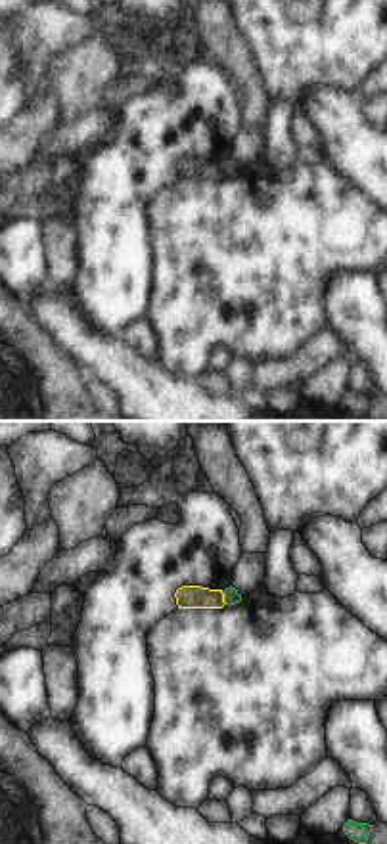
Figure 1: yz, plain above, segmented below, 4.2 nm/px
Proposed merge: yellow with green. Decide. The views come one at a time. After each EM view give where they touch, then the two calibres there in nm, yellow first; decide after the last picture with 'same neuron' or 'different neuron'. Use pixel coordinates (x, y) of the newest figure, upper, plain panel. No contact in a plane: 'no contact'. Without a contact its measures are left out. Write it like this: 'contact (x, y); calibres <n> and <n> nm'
contact (223, 169); calibres 100 and 60 nm

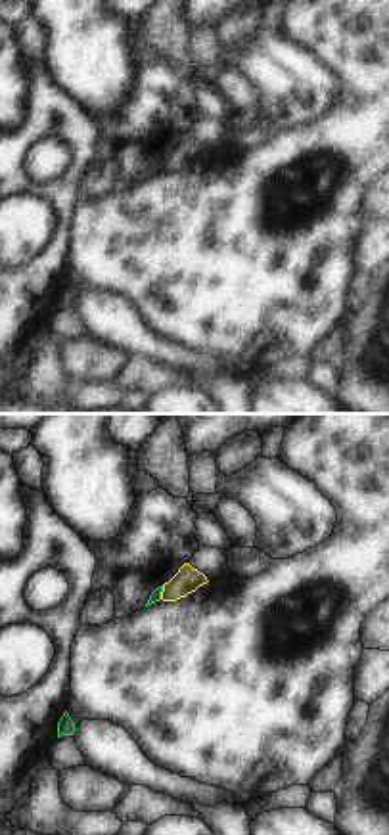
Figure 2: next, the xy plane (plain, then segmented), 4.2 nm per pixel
contact (161, 163); calibres 110 and 50 nm

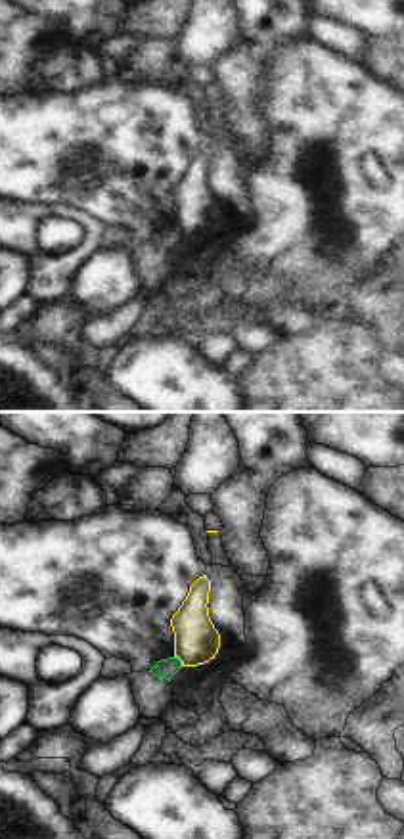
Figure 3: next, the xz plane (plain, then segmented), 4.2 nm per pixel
contact (180, 230); calibres 190 and 80 nm

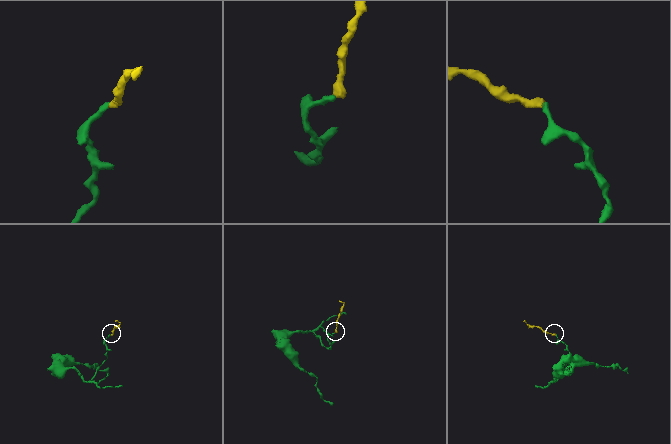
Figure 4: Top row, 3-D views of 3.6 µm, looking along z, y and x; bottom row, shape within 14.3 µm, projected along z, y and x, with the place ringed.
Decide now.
different neuron

